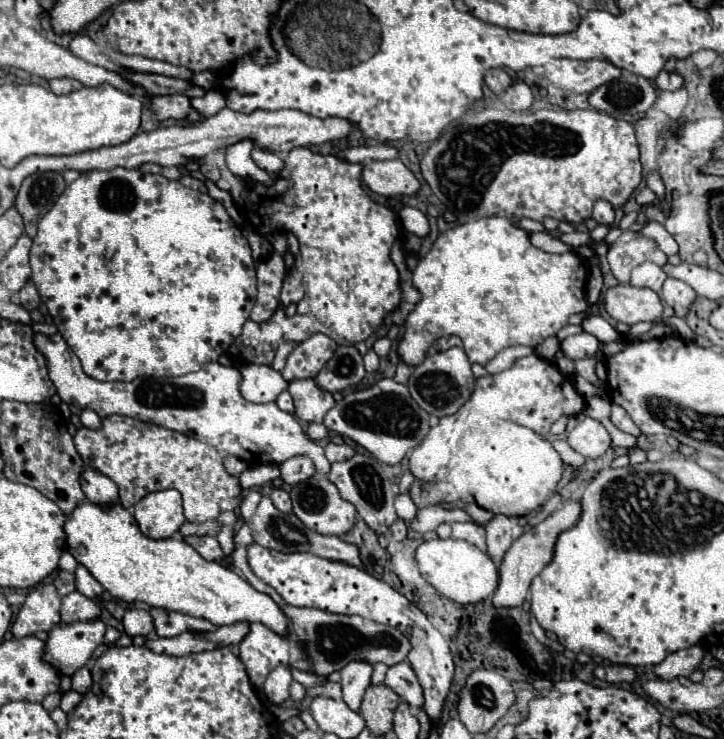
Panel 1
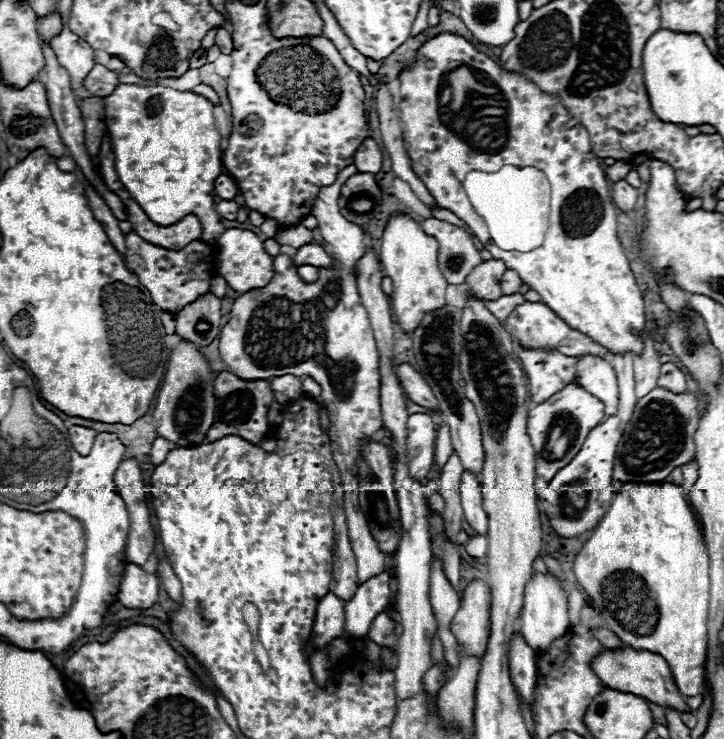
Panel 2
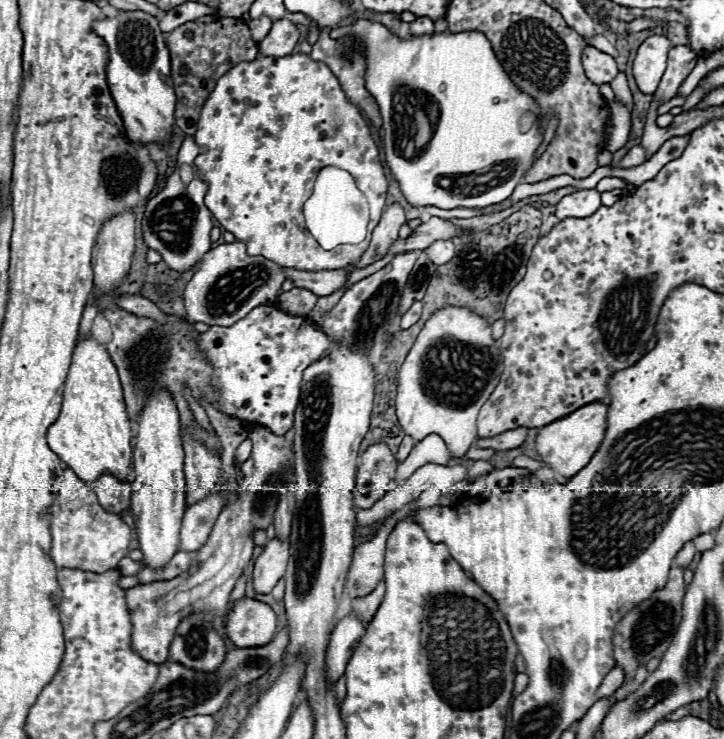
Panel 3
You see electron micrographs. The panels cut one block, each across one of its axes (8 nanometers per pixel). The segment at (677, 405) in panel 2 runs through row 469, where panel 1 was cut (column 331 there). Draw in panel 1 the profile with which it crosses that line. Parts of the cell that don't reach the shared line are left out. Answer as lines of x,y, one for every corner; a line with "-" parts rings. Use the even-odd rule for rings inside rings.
244,524
238,530
236,538
234,538
236,550
232,554
232,568
242,578
246,578
258,592
268,594
280,606
280,610
284,612
284,616
290,622
290,630
294,634
294,642
302,648
302,656
310,664
310,668
312,668
310,672
312,674
330,676
332,672
340,672
346,664
356,662
356,660
370,662
370,664
382,662
386,666
394,666
394,664
406,660
406,654
410,650
410,642
406,640
406,636
402,636
402,632
398,632
392,626
384,626
384,624
376,624
376,622
366,622
360,616
340,616
340,614
332,614
332,612
322,612
318,608
296,608
296,606
286,604
274,588
270,588
262,580
258,580
258,576
252,574
252,570
250,570
250,566
246,562
246,548
252,542
254,540
250,536
250,528
248,528
248,524
-
362,644
364,644
364,650
362,650

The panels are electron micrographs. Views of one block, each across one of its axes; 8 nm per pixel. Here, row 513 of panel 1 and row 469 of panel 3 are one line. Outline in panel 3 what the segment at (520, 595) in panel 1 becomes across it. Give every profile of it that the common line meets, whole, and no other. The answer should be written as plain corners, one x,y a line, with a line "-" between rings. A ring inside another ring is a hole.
592,402
556,422
546,424
536,438
536,452
540,454
542,462
546,462
550,468
568,478
574,476
578,470
582,470
582,466
590,462
590,458
602,444
602,438
606,434
606,414
608,414
606,404

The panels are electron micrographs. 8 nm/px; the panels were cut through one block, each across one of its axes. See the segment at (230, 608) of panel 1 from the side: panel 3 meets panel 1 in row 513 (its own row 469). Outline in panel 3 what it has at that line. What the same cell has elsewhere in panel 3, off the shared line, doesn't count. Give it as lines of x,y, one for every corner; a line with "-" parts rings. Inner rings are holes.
92,336
78,338
76,342
72,364
64,382
62,410
58,420
48,428
46,438
52,452
56,452
60,460
70,466
88,486
92,486
102,472
110,472
120,482
126,482
132,462
132,448
122,386
106,348

